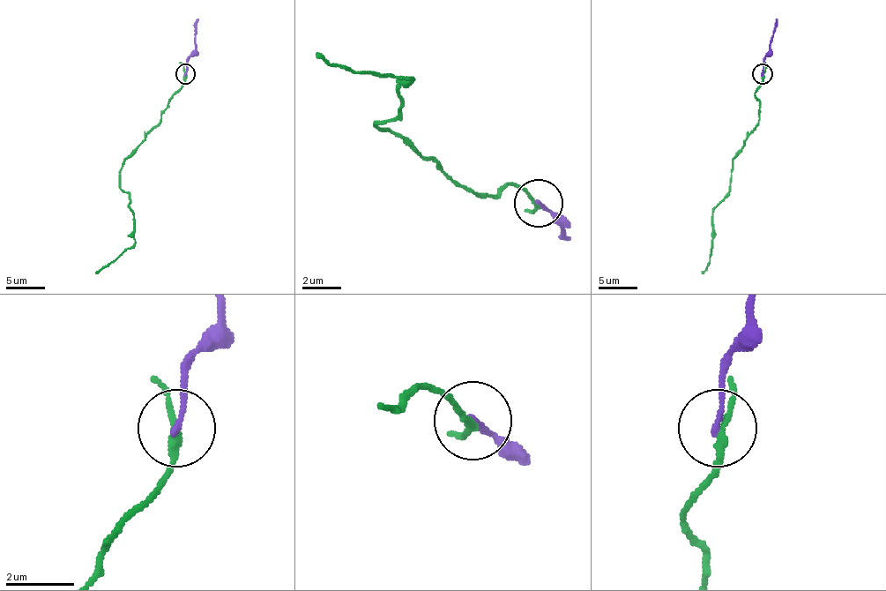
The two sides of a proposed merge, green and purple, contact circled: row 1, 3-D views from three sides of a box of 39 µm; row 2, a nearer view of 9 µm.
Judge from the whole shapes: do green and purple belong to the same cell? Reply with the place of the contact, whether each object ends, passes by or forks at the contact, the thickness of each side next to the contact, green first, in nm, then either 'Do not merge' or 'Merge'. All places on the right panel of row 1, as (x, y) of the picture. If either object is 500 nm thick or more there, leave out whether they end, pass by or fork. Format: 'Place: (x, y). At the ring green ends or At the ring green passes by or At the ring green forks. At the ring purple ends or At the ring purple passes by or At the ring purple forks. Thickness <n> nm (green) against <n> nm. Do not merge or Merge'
Place: (763, 74). At the ring green passes by. At the ring purple ends. Thickness 200 nm (green) against 170 nm. Do not merge

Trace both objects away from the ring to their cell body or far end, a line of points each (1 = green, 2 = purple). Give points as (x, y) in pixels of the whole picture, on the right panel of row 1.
1: (763, 74), (763, 84), (755, 92), (759, 121), (733, 158), (729, 191), (711, 213), (711, 244), (704, 273)
2: (763, 74), (763, 58), (770, 48), (777, 19)

